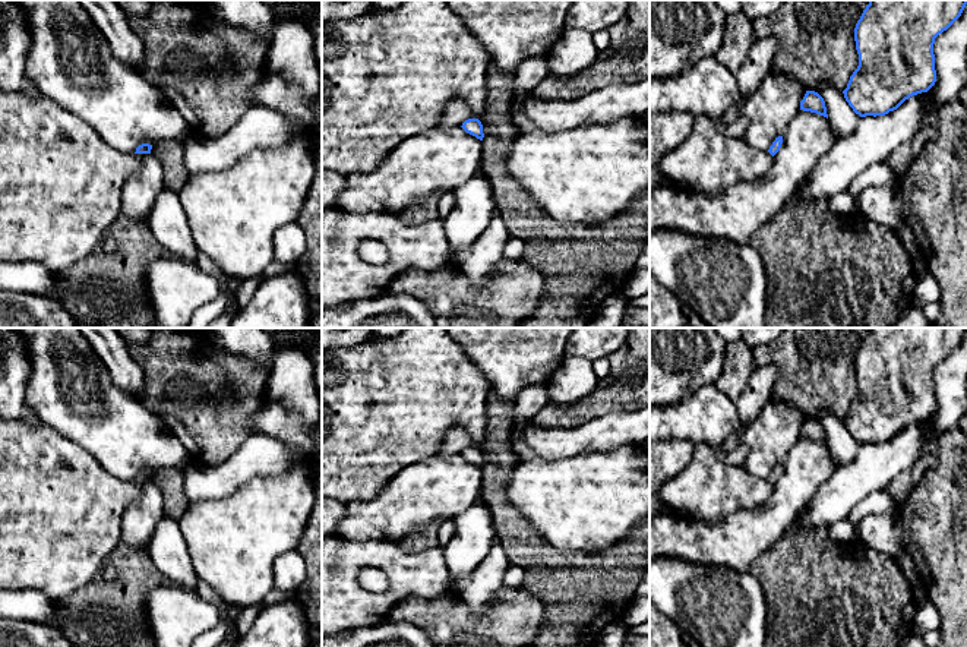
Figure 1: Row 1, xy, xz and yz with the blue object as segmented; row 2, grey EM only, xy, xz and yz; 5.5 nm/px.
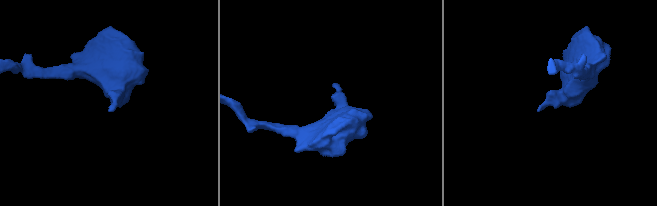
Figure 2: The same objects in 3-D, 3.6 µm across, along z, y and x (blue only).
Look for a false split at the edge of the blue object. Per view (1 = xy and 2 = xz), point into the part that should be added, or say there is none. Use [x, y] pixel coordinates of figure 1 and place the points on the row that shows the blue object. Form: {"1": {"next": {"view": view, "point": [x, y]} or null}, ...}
{"1": {"next": null}, "2": {"next": null}}

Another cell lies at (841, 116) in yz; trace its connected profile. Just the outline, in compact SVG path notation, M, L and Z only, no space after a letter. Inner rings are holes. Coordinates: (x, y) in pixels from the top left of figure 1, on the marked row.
M828 82L816 83L812 91L824 98L834 132L837 135L850 135L862 117L853 111L846 101L844 94Z

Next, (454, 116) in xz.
M454 98L452 101L449 101L445 113L442 114L437 127L436 129L452 129L452 127L458 127L462 126L462 123L468 119L481 119L481 114L474 114L468 107L467 102L459 100L459 98Z

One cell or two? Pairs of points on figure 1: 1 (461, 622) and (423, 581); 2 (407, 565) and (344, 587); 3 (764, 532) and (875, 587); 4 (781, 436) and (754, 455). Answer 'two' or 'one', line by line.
1: two
2: one
3: two
4: one

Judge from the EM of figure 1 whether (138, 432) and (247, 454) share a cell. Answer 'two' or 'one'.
two

